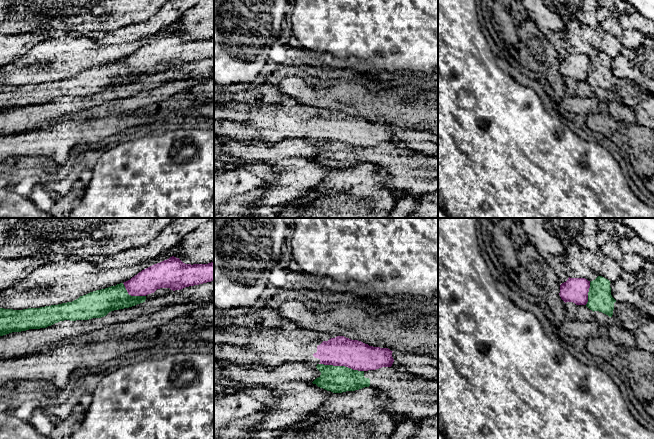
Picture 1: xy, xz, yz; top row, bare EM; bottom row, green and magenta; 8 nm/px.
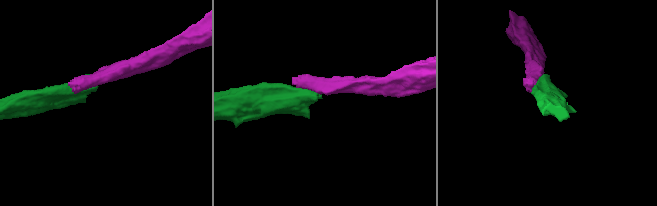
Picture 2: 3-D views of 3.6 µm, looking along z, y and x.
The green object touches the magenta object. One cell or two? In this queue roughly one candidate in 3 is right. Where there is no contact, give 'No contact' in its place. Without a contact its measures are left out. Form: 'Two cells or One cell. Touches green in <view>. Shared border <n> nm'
Two cells. Touches green in xz. Shared border 360 nm

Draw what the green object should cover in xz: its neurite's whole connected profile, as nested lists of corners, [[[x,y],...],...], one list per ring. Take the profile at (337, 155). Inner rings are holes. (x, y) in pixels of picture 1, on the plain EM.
[[[317,140],[316,144],[321,151],[312,159],[327,167],[342,169],[371,163],[385,168],[388,172],[388,179],[384,186],[394,190],[398,197],[408,193],[423,196],[438,190],[438,156],[436,155],[427,155],[392,143],[358,147],[345,142]]]

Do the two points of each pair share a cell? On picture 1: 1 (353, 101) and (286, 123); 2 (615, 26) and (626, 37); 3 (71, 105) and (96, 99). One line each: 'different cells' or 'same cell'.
1: different cells
2: same cell
3: same cell

